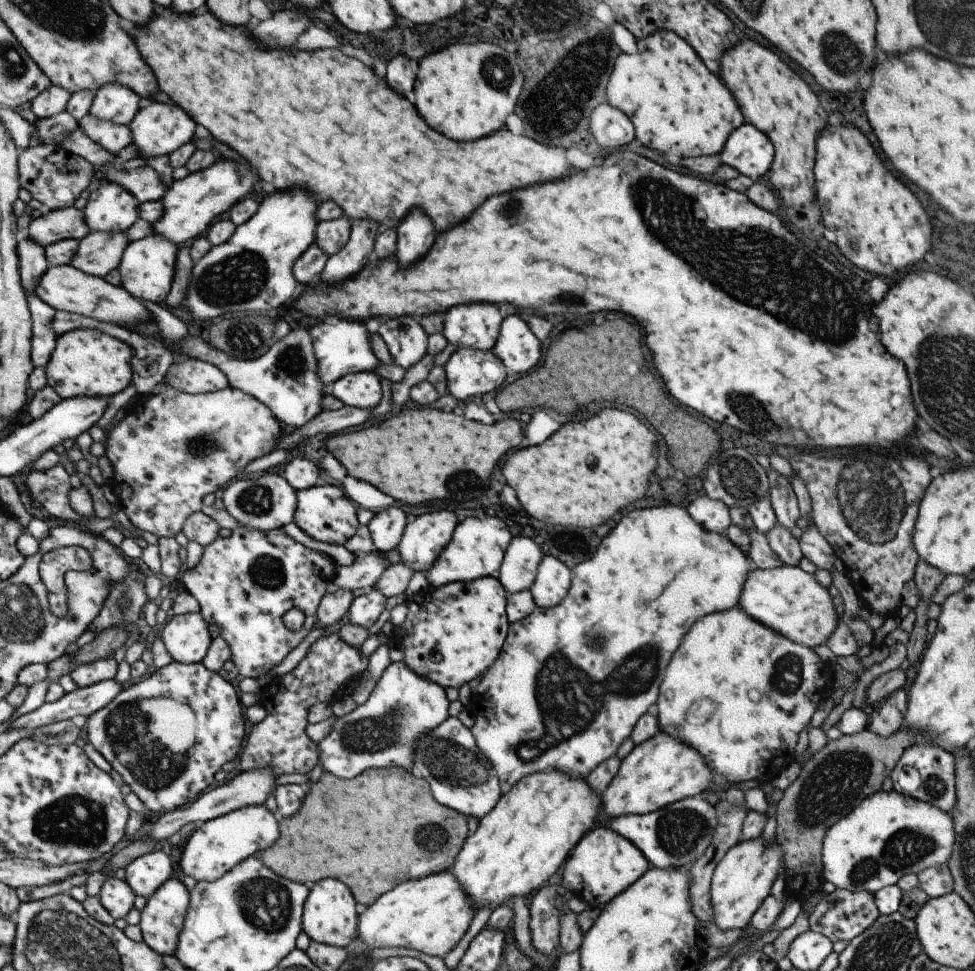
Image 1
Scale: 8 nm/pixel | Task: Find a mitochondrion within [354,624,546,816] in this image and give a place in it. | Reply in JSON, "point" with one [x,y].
{"point":[457,767]}

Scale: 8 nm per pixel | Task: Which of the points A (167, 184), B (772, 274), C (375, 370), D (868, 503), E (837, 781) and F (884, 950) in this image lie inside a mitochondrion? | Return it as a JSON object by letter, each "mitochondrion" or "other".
{"A":"other","B":"mitochondrion","C":"other","D":"mitochondrion","E":"mitochondrion","F":"mitochondrion"}

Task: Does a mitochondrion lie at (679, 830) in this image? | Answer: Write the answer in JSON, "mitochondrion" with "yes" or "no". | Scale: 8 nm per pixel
{"mitochondrion":"yes"}

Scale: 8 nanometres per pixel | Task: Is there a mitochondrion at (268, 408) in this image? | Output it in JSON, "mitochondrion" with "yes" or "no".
{"mitochondrion":"no"}

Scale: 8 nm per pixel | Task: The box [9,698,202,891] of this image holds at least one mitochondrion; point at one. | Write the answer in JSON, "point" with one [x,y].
{"point":[78,822]}

